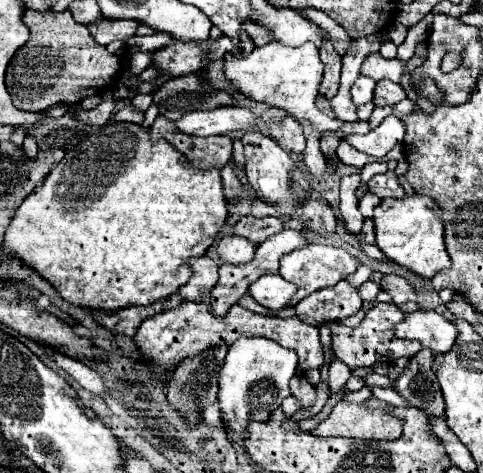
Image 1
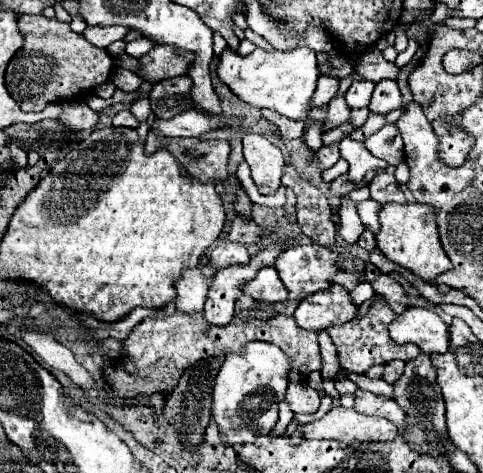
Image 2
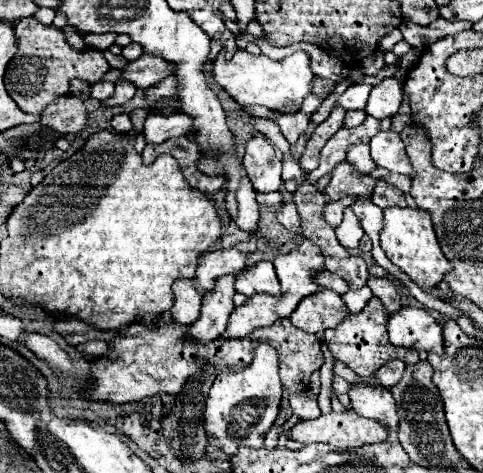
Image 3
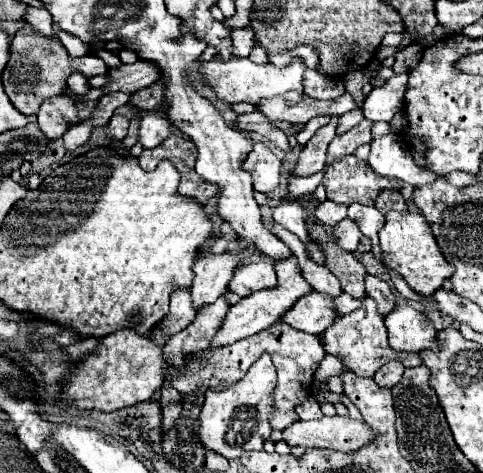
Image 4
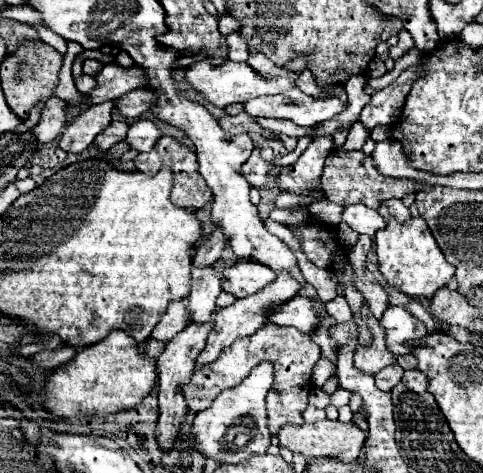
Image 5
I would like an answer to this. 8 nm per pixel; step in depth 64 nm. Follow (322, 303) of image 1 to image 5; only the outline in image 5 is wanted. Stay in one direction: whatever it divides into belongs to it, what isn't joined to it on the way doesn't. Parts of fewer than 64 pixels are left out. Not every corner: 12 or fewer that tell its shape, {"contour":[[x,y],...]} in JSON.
{"contour":[[296,296],[272,312],[272,324],[312,332],[318,312]]}

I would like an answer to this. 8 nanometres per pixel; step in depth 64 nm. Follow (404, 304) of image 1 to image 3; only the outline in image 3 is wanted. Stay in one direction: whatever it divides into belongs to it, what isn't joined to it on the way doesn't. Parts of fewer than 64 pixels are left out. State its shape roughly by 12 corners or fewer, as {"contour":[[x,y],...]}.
{"contour":[[372,276],[366,286],[382,300],[386,312],[400,310],[400,294],[392,280]]}

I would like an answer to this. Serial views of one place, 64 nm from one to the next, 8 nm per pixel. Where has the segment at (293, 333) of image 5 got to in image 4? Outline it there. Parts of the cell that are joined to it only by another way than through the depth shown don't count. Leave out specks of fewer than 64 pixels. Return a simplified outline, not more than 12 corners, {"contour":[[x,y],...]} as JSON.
{"contour":[[276,322],[202,350],[174,372],[184,396],[236,384],[262,354],[278,370],[270,426],[300,420],[326,354],[320,338]]}

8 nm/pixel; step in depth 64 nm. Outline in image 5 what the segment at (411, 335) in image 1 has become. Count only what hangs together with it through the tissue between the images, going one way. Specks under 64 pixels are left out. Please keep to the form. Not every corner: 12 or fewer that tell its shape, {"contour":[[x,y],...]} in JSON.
{"contour":[[388,306],[380,326],[386,348],[408,354],[406,342],[428,334],[402,306]]}

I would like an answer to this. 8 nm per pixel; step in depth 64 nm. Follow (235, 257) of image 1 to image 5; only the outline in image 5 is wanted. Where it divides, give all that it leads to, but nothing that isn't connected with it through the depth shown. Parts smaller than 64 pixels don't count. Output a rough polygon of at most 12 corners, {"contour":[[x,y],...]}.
{"contour":[[192,268],[188,324],[210,320],[222,292],[222,268]]}

